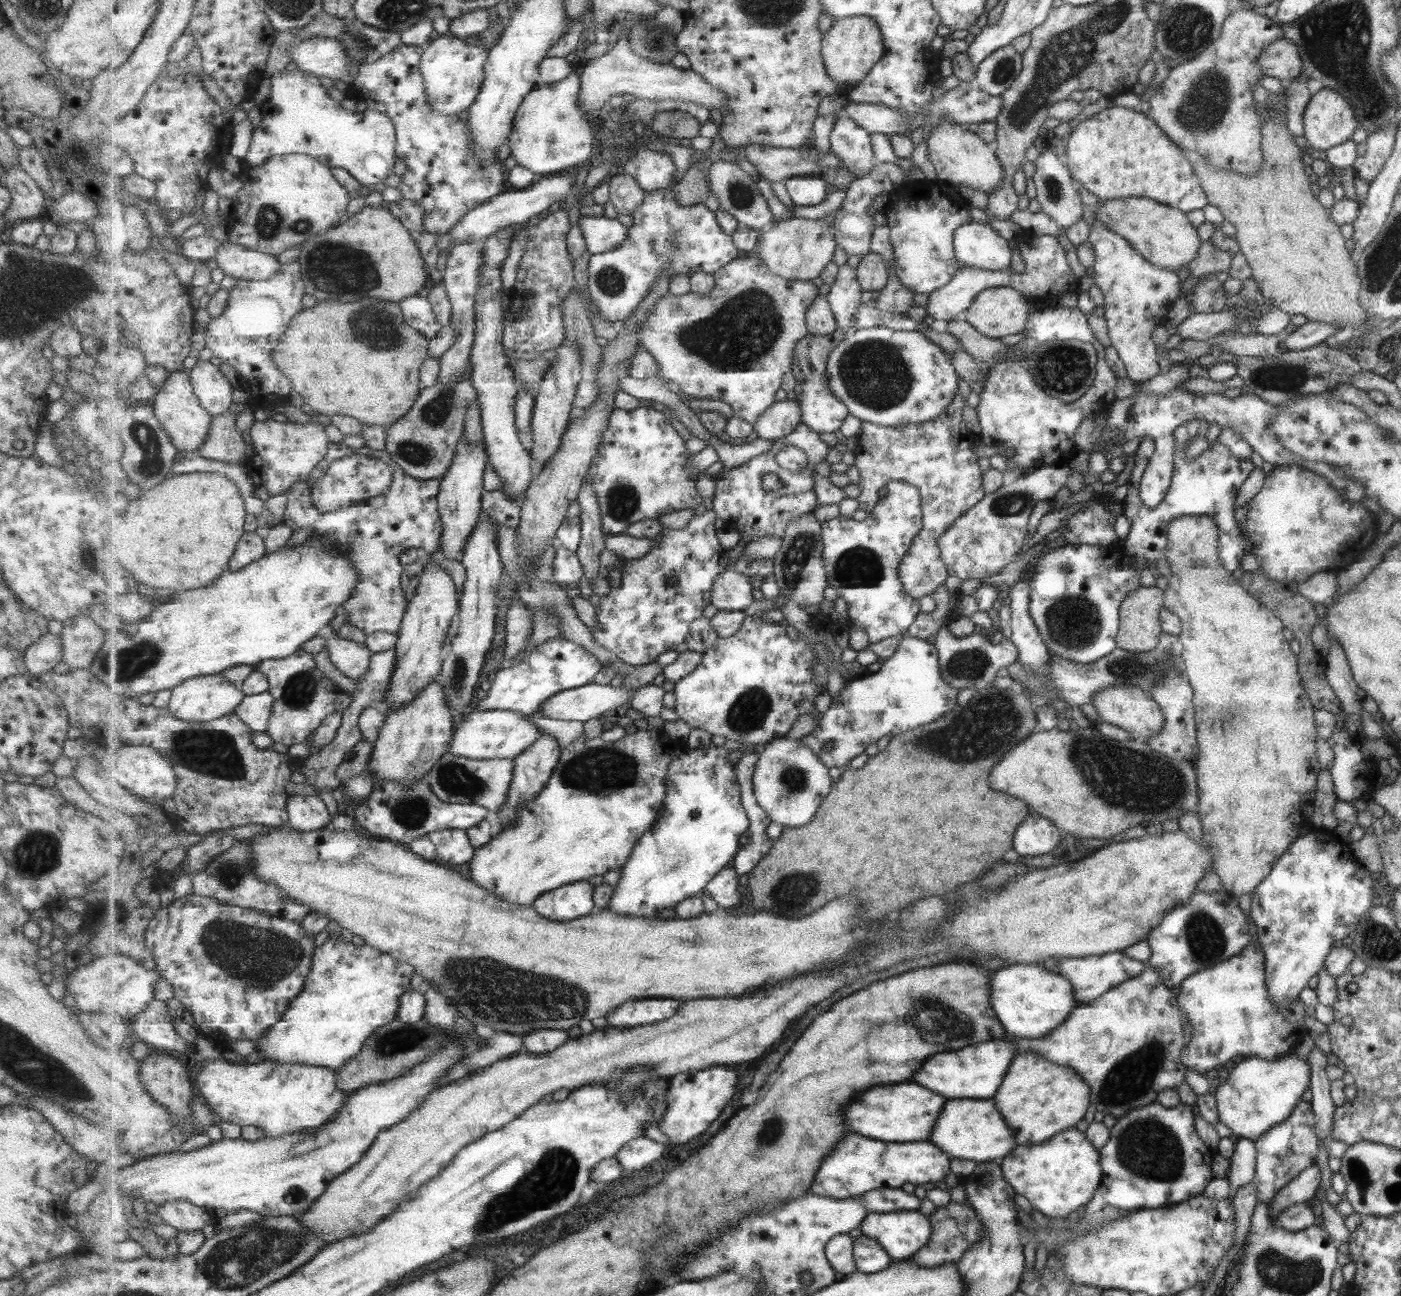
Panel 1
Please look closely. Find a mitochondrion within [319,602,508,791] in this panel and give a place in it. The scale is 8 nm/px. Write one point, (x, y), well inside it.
(460, 668)

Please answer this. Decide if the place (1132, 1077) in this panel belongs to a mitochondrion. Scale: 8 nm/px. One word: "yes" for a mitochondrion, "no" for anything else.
yes

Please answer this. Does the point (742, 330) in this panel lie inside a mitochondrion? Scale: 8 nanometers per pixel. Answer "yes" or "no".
yes

